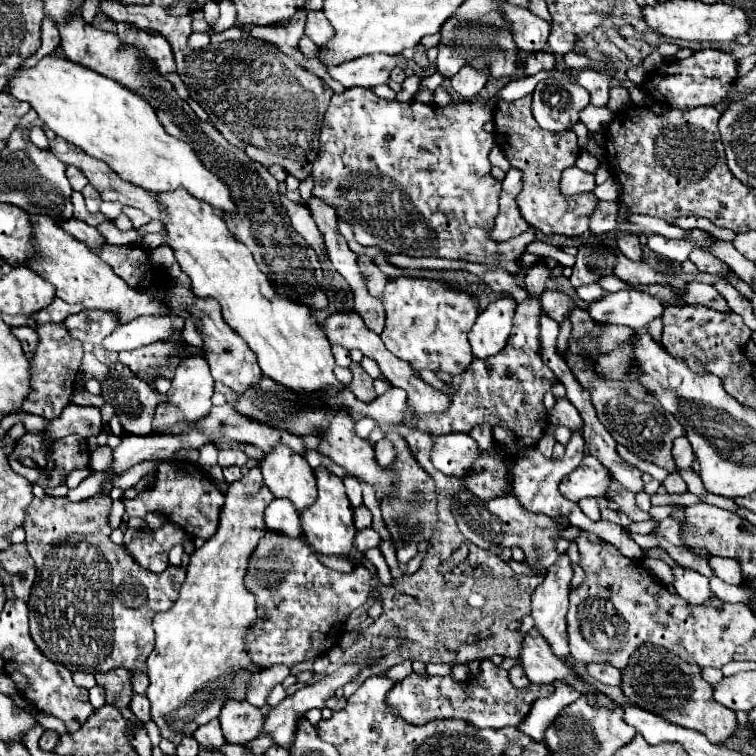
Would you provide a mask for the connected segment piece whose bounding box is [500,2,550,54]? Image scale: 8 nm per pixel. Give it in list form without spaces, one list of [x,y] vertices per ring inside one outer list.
[[[502,4],[500,6],[506,20],[510,22],[510,30],[514,34],[516,46],[524,54],[532,52],[542,52],[548,48],[548,36],[550,36],[550,22],[538,18],[526,8],[518,8],[512,4]]]

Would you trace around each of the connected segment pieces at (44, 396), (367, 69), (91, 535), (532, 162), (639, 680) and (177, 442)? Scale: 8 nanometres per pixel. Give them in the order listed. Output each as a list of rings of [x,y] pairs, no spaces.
[[[38,324],[36,328],[40,342],[34,352],[34,358],[30,362],[32,368],[32,392],[28,400],[24,402],[24,412],[40,414],[44,418],[58,418],[62,410],[70,404],[70,398],[76,388],[76,376],[80,372],[84,348],[78,340],[72,340],[68,336],[68,330],[64,324]]]
[[[370,54],[356,60],[348,60],[344,64],[328,64],[328,74],[338,80],[346,88],[362,86],[362,88],[374,88],[378,84],[388,84],[392,68],[398,66],[396,56],[388,54]]]
[[[96,494],[94,498],[88,498],[84,502],[70,502],[68,498],[54,498],[54,496],[46,496],[44,500],[34,498],[30,508],[26,510],[26,520],[24,520],[24,530],[26,530],[26,546],[30,556],[36,562],[36,582],[32,586],[32,594],[28,600],[28,608],[30,608],[30,636],[34,640],[34,644],[40,648],[40,652],[58,664],[64,664],[70,672],[88,672],[88,674],[96,674],[96,672],[108,672],[114,668],[126,668],[126,670],[140,670],[146,672],[146,664],[144,660],[148,658],[148,654],[154,648],[154,630],[152,630],[152,618],[154,614],[166,612],[168,608],[172,608],[172,604],[176,602],[178,590],[182,588],[184,580],[186,580],[186,570],[180,566],[168,566],[164,572],[154,574],[148,572],[146,568],[140,568],[140,564],[136,564],[136,560],[132,560],[132,554],[126,550],[126,546],[122,544],[114,544],[110,540],[112,534],[112,526],[110,526],[110,508],[112,508],[112,498],[108,494]]]
[[[532,94],[514,100],[514,102],[498,102],[494,110],[494,136],[496,144],[502,148],[504,156],[514,168],[520,168],[524,178],[524,190],[518,196],[518,206],[528,220],[530,226],[542,230],[544,234],[564,234],[564,236],[582,236],[588,232],[590,216],[594,214],[598,206],[598,198],[594,194],[588,196],[576,196],[576,198],[564,198],[560,194],[560,174],[564,168],[574,166],[580,148],[576,142],[576,134],[572,130],[564,132],[548,132],[540,128],[532,116]]]
[[[644,644],[622,670],[622,694],[628,698],[628,704],[638,704],[672,724],[702,732],[712,744],[724,746],[736,736],[738,720],[732,710],[716,704],[712,692],[714,688],[702,678],[696,664],[680,660],[662,646]]]
[[[192,430],[186,436],[124,436],[120,446],[114,448],[114,462],[110,466],[110,474],[122,474],[142,460],[172,460],[172,454],[182,448],[202,448],[212,444],[206,436]]]

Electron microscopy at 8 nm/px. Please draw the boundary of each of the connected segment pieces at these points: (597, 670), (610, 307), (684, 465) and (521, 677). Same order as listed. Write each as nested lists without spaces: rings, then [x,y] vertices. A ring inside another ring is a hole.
[[[588,664],[588,674],[608,686],[620,686],[620,670],[608,664]]]
[[[622,290],[616,294],[604,294],[598,302],[588,306],[594,322],[600,324],[624,324],[634,332],[646,332],[648,324],[662,316],[664,306],[654,296],[640,290]]]
[[[684,436],[674,440],[672,454],[674,454],[676,466],[678,466],[678,470],[680,470],[680,472],[682,472],[682,470],[688,470],[688,468],[692,468],[692,462],[694,462],[694,452],[692,452],[692,446],[690,446],[690,442],[688,442]]]
[[[516,664],[508,674],[510,674],[510,682],[516,688],[526,688],[530,684],[530,680],[528,680],[528,676],[526,676],[526,672],[524,672],[524,668],[520,664]]]

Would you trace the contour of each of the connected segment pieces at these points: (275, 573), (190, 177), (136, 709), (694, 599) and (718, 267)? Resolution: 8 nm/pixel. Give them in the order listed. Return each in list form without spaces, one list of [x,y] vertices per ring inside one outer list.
[[[270,530],[260,540],[250,558],[244,582],[246,588],[256,596],[260,614],[256,624],[252,626],[252,632],[248,632],[246,636],[246,648],[252,656],[252,662],[260,664],[262,668],[274,664],[286,664],[288,668],[292,668],[294,664],[300,664],[304,660],[314,660],[312,656],[324,656],[336,644],[336,638],[340,638],[340,634],[344,632],[344,622],[350,612],[360,608],[370,594],[370,570],[364,564],[358,564],[350,574],[334,572],[318,560],[318,556],[312,552],[312,548],[308,548],[308,544],[304,544],[304,540],[290,540]]]
[[[54,54],[44,56],[26,72],[14,72],[8,84],[10,94],[16,100],[28,102],[56,136],[82,148],[92,158],[106,162],[122,180],[138,184],[148,192],[168,192],[182,186],[188,194],[208,202],[212,208],[236,214],[228,186],[200,164],[194,148],[168,136],[156,110],[142,96],[122,88],[122,84]]]
[[[134,694],[132,696],[132,704],[130,704],[132,712],[136,714],[136,718],[140,722],[150,722],[152,720],[152,714],[150,714],[150,700],[146,696],[140,696],[140,694]]]
[[[674,568],[674,588],[676,594],[688,600],[688,604],[708,604],[712,600],[712,590],[708,584],[708,578],[698,574],[696,570],[684,570],[684,568]]]
[[[696,248],[694,252],[690,252],[690,260],[698,266],[700,272],[708,272],[708,274],[716,274],[716,276],[728,276],[728,266],[718,260],[716,256],[712,256],[708,250],[702,250],[702,248]]]

